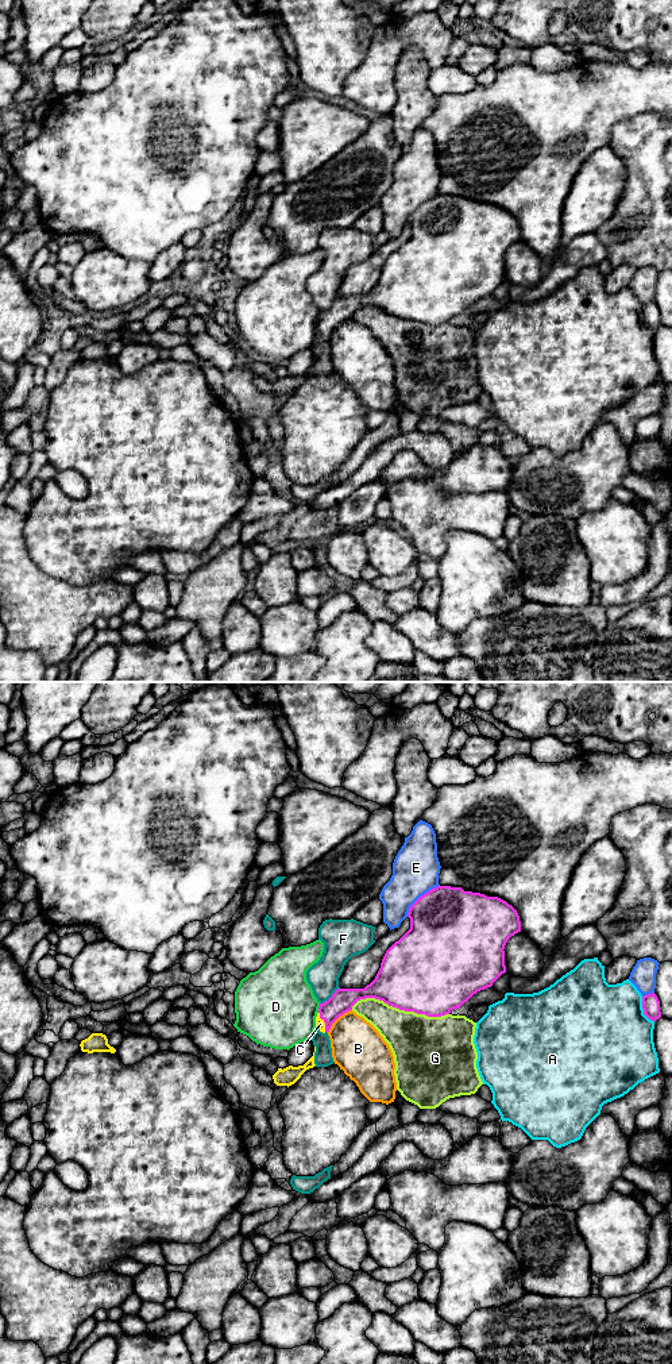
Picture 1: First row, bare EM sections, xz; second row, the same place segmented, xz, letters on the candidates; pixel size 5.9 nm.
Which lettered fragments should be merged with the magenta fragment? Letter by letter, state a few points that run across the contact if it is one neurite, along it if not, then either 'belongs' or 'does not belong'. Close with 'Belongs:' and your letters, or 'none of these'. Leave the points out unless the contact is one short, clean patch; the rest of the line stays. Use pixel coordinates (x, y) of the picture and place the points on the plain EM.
A: does not belong
B: does not belong
C: xz (342, 309), (324, 330), (320, 332) | belongs
D: does not belong
E: does not belong
F: does not belong
G: does not belong
Belongs: C

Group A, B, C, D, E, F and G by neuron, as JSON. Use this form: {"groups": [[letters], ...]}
{"groups": [["A"], ["B"], ["C"], ["D"], ["E"], ["F"], ["G"]]}

